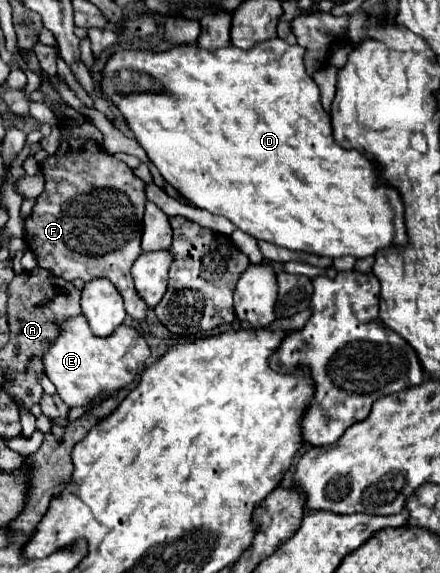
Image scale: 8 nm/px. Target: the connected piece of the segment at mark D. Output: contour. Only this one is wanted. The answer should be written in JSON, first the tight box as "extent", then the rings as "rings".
{"extent":[101,38,407,258],"rings":[[[275,38],[271,42],[255,44],[249,50],[239,50],[235,46],[219,48],[219,50],[199,50],[197,44],[191,46],[173,46],[165,52],[151,52],[151,50],[119,50],[115,52],[105,68],[101,78],[101,92],[121,110],[125,124],[133,130],[137,144],[145,150],[149,160],[157,166],[165,182],[169,182],[175,190],[179,190],[189,202],[195,206],[229,218],[237,228],[251,234],[257,240],[271,242],[275,246],[283,246],[289,250],[301,250],[311,252],[319,256],[355,256],[365,258],[375,254],[379,248],[385,246],[403,246],[407,242],[407,232],[403,224],[403,202],[395,188],[391,186],[377,186],[377,172],[373,164],[355,150],[345,150],[333,142],[333,130],[331,130],[331,116],[321,106],[319,100],[319,88],[313,82],[313,78],[305,72],[303,66],[303,48],[291,46],[281,38]]]}

